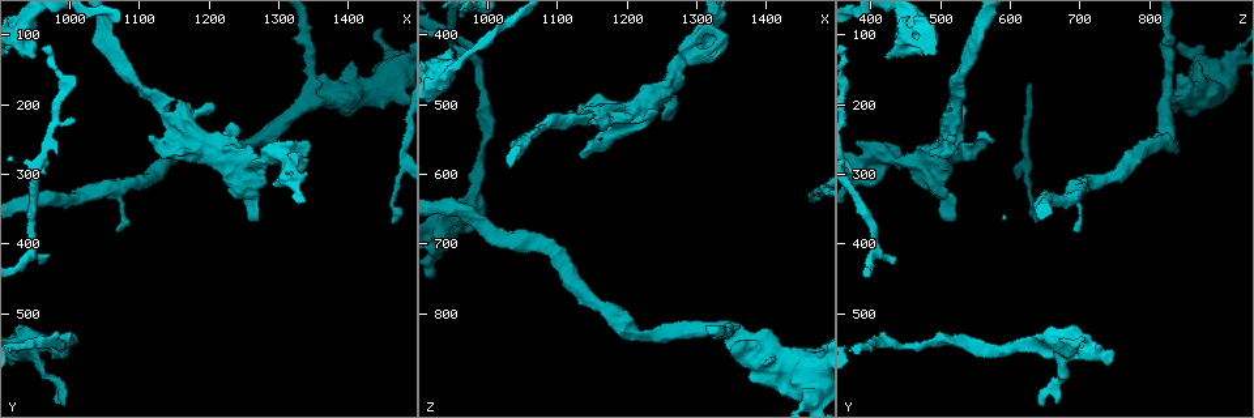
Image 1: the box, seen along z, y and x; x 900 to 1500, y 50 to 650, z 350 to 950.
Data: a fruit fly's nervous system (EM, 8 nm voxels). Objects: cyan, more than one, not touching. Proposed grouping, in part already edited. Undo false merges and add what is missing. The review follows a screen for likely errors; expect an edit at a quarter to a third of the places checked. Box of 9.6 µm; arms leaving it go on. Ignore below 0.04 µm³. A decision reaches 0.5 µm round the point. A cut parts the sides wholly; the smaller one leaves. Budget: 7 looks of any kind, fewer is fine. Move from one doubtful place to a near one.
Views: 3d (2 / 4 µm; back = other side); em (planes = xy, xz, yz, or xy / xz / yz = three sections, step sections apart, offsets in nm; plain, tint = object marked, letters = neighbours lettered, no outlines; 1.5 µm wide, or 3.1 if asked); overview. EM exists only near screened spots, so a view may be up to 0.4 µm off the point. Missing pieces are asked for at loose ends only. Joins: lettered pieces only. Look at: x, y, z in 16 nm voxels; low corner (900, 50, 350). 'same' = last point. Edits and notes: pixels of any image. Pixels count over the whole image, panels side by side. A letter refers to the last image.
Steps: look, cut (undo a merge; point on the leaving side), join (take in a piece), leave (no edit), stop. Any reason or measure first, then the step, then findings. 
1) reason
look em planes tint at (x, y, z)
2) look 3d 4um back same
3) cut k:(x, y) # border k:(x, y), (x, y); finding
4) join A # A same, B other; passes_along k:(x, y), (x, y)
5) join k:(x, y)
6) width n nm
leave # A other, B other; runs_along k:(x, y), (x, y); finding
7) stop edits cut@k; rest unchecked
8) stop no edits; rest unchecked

stops while still wide
look 3d 2um at (950, 140, 420)

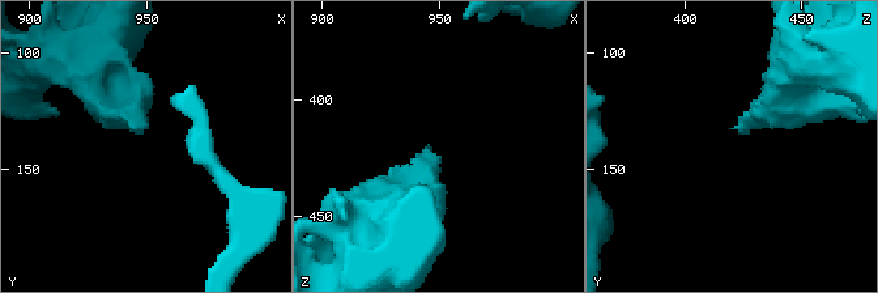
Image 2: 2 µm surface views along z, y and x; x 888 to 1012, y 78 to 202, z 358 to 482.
look em planes plain at (946, 136, 423)

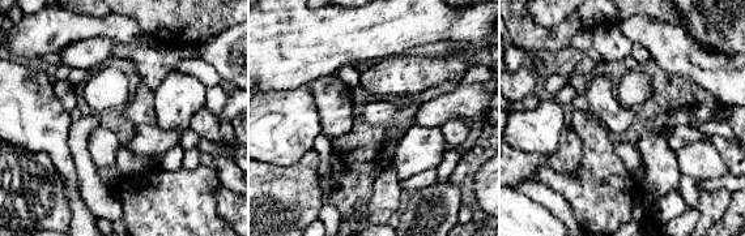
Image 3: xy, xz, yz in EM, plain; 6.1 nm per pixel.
see the neighbours
look em planes letters same

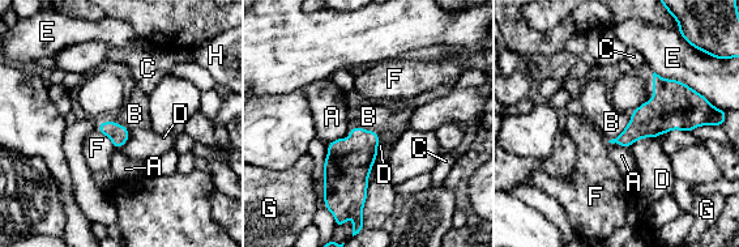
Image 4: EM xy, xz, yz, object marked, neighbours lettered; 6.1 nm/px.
leave # A other, B other, C other, D other, E other, F other, G other, H other; border 4:(342, 136), (328, 144); no lettered piece goes on from it

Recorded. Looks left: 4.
an open end
look 3d 2um back at (1230, 225, 515)

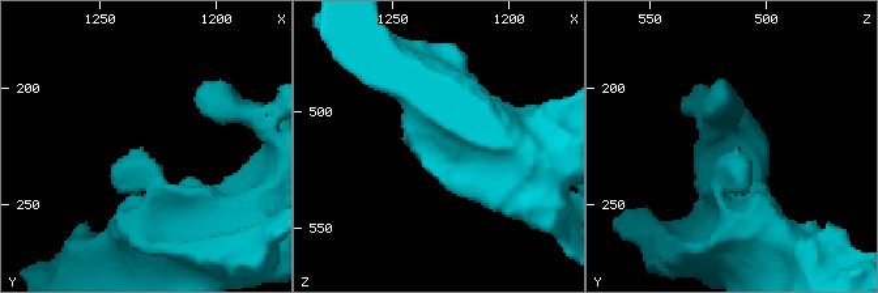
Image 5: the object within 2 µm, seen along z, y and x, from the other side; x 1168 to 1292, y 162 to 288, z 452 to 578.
look em xy step 8 letters at (1235, 228, 517)

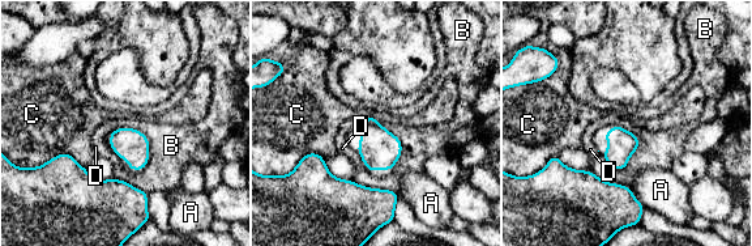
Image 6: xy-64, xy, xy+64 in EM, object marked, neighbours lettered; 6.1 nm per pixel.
look em planes letters same

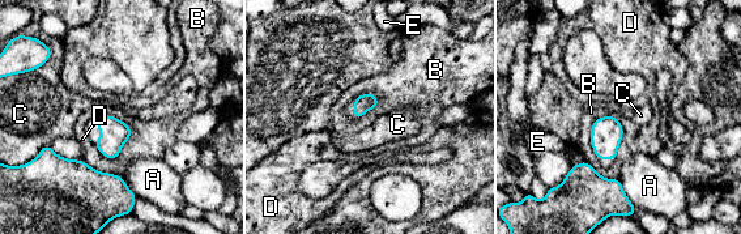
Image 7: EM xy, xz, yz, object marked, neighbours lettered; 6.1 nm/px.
leave # A other, B other, C other, D other, E other; border 7:(610, 114), (591, 128), (597, 160); no lettered piece goes on from it

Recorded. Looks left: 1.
stop no edits; rest unchecked

